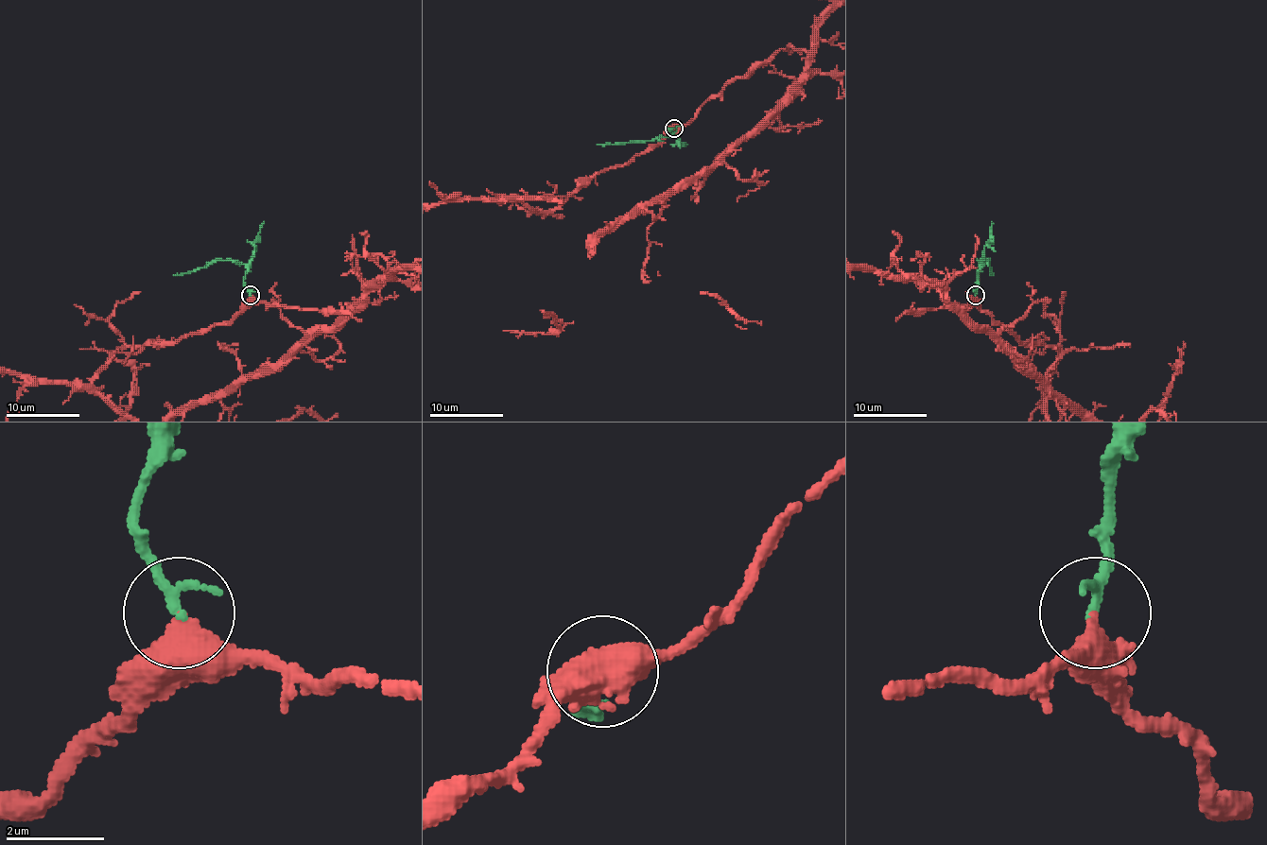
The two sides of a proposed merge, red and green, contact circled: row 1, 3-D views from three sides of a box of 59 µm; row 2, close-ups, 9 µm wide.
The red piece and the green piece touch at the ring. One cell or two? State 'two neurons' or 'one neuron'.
one neuron

